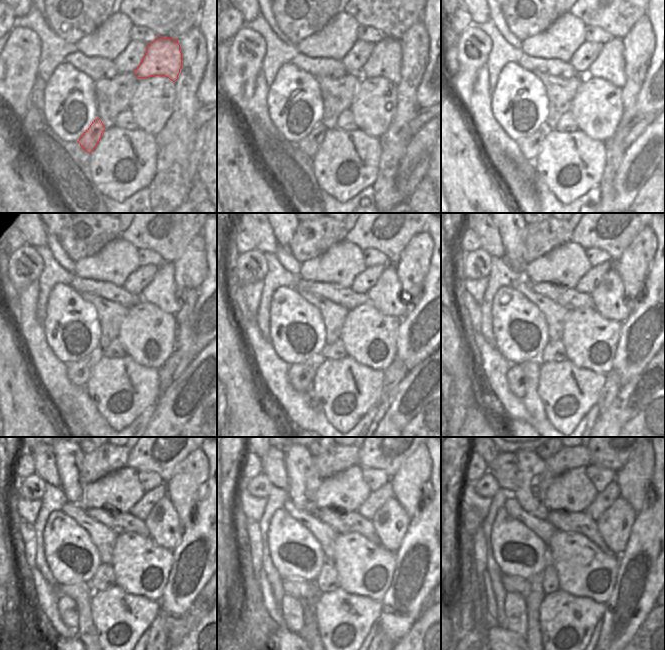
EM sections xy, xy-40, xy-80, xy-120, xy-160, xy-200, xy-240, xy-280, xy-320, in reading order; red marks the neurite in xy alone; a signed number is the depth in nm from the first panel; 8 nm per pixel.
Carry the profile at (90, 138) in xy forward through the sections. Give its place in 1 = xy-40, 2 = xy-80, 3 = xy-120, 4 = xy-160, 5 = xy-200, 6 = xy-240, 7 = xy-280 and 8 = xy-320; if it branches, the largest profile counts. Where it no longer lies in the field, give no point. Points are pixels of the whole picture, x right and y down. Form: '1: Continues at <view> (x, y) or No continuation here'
1: Continues at xy-40 (310, 144)
2: Continues at xy-80 (530, 146)
3: Continues at xy-120 (78, 373)
4: Continues at xy-160 (300, 376)
5: Continues at xy-200 (517, 381)
6: Continues at xy-240 (67, 608)
7: Continues at xy-280 (292, 610)
8: Continues at xy-320 (514, 605)

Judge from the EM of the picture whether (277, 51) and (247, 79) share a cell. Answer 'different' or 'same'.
different

